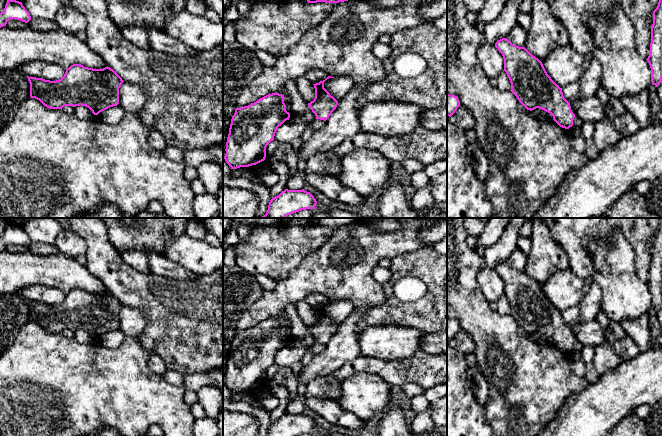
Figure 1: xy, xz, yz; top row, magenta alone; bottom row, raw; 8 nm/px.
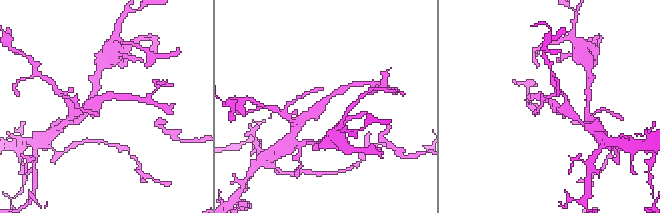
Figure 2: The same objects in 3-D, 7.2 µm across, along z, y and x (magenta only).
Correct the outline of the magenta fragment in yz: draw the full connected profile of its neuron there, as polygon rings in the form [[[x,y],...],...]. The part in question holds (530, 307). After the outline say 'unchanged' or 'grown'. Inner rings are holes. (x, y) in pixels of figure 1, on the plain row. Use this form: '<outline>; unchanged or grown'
[[[507,262],[495,267],[504,283],[504,295],[510,307],[511,316],[527,333],[542,333],[553,340],[562,352],[573,350],[575,338],[564,322],[562,312],[547,298],[542,286],[525,271],[512,268]]]; unchanged

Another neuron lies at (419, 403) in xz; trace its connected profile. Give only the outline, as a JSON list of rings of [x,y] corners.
[[[419,394],[411,398],[410,400],[410,409],[415,412],[416,414],[419,414],[423,411],[425,411],[429,407],[430,402],[425,397],[424,394]]]

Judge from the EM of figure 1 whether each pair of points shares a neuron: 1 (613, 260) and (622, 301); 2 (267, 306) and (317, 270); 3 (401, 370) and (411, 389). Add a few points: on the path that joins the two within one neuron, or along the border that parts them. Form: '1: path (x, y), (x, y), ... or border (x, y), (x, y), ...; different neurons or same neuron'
1: path (614, 270), (622, 291); same neuron
2: path (279, 298), (305, 279); same neuron
3: border (401, 385), (407, 382), (415, 382), (424, 390); different neurons

